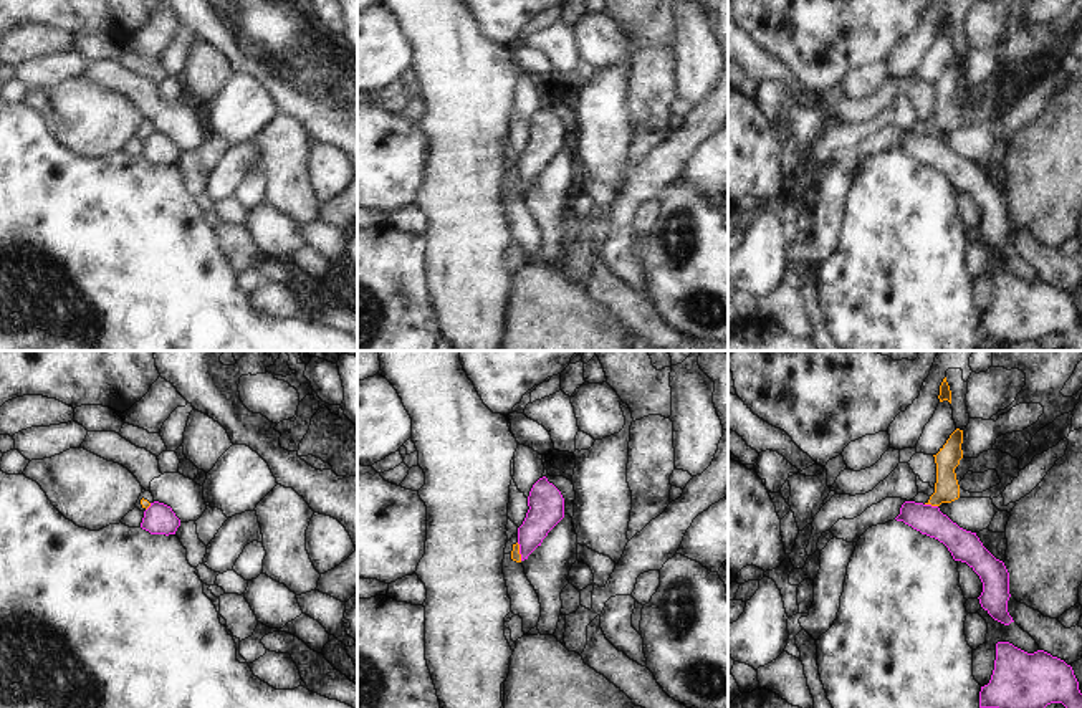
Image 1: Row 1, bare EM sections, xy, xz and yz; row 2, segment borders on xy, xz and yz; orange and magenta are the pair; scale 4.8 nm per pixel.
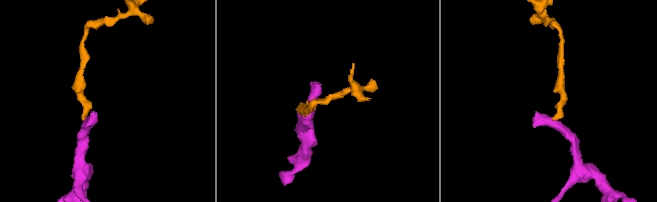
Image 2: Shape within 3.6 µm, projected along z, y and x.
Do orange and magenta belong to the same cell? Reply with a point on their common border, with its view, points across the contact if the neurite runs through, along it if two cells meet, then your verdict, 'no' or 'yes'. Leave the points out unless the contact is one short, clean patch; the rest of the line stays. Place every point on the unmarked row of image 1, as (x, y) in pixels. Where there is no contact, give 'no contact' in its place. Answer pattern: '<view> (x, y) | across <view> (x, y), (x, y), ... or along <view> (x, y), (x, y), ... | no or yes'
yz (932, 134) | along yz (925, 133), (937, 136) | no

